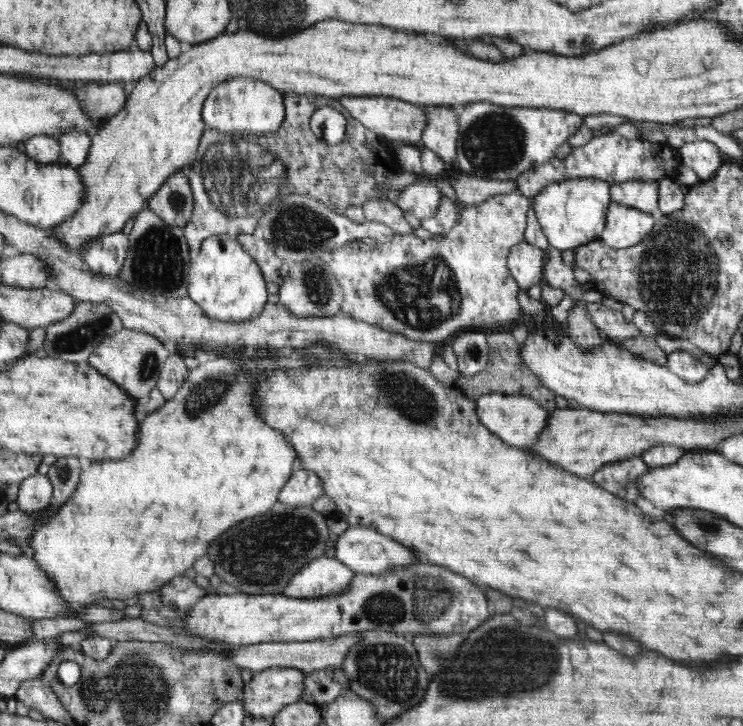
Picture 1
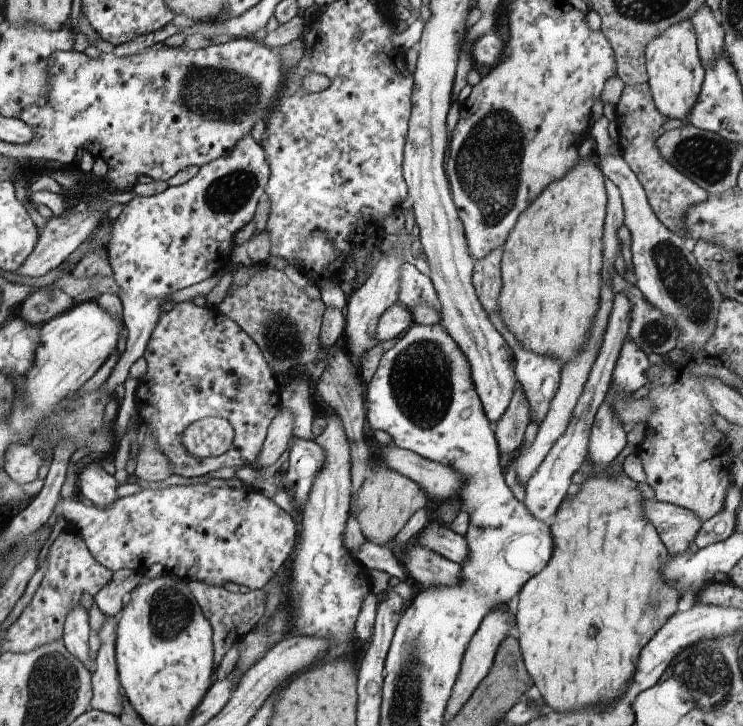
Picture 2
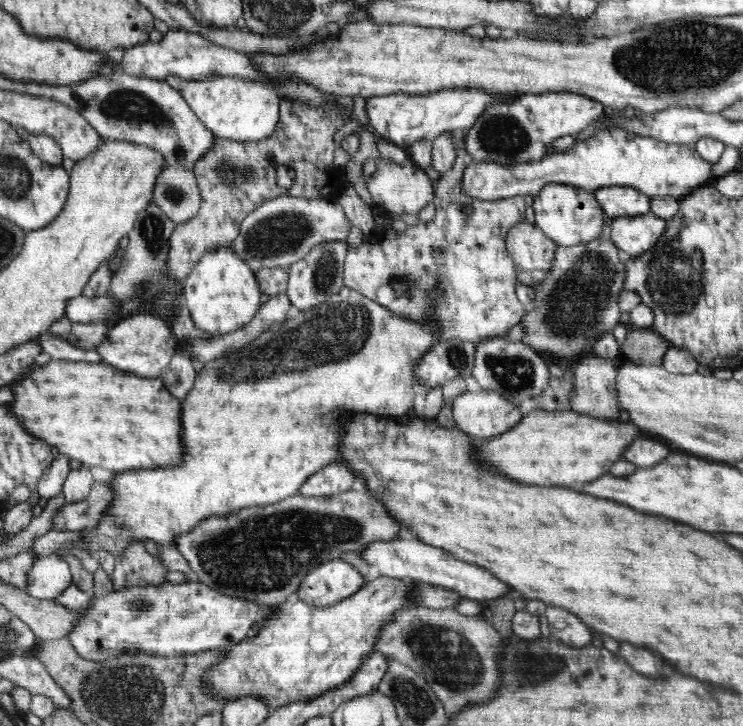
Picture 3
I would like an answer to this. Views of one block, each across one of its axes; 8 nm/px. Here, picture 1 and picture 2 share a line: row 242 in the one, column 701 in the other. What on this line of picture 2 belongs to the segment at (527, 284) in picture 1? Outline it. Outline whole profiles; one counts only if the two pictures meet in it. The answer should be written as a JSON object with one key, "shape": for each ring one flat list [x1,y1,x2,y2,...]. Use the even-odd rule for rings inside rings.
{"shape":[[645,499,642,512,658,532,670,555,689,551,690,544,703,524,694,512,661,501]]}

